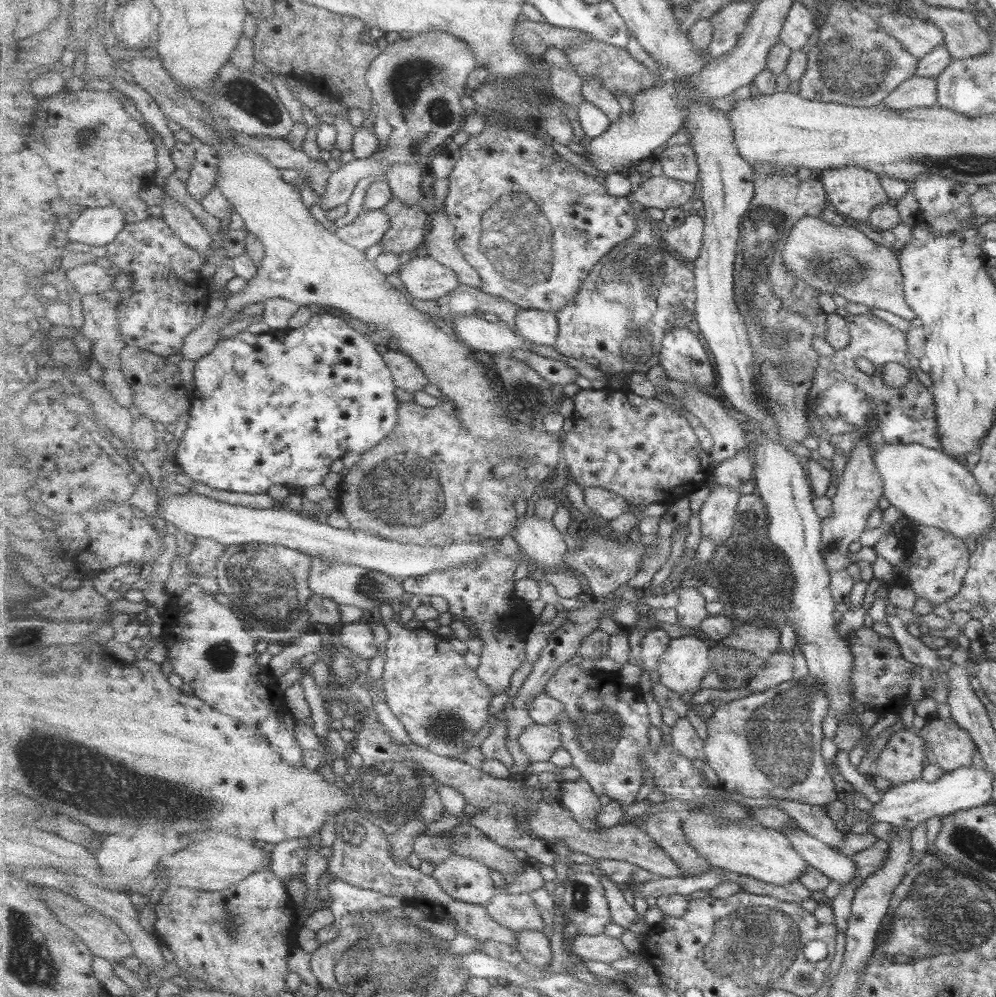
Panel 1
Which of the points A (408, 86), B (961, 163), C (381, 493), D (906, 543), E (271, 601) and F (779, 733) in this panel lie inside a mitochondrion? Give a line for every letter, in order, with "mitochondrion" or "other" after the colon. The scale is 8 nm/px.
A: mitochondrion
B: mitochondrion
C: mitochondrion
D: other
E: mitochondrion
F: mitochondrion

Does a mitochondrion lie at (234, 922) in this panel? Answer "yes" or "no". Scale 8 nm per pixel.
yes

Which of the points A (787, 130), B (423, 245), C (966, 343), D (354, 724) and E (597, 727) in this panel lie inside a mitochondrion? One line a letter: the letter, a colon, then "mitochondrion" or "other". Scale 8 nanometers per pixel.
A: other
B: other
C: other
D: other
E: mitochondrion

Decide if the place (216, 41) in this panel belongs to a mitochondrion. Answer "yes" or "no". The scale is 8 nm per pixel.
no

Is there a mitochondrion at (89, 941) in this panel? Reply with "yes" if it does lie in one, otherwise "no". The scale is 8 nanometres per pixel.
no

